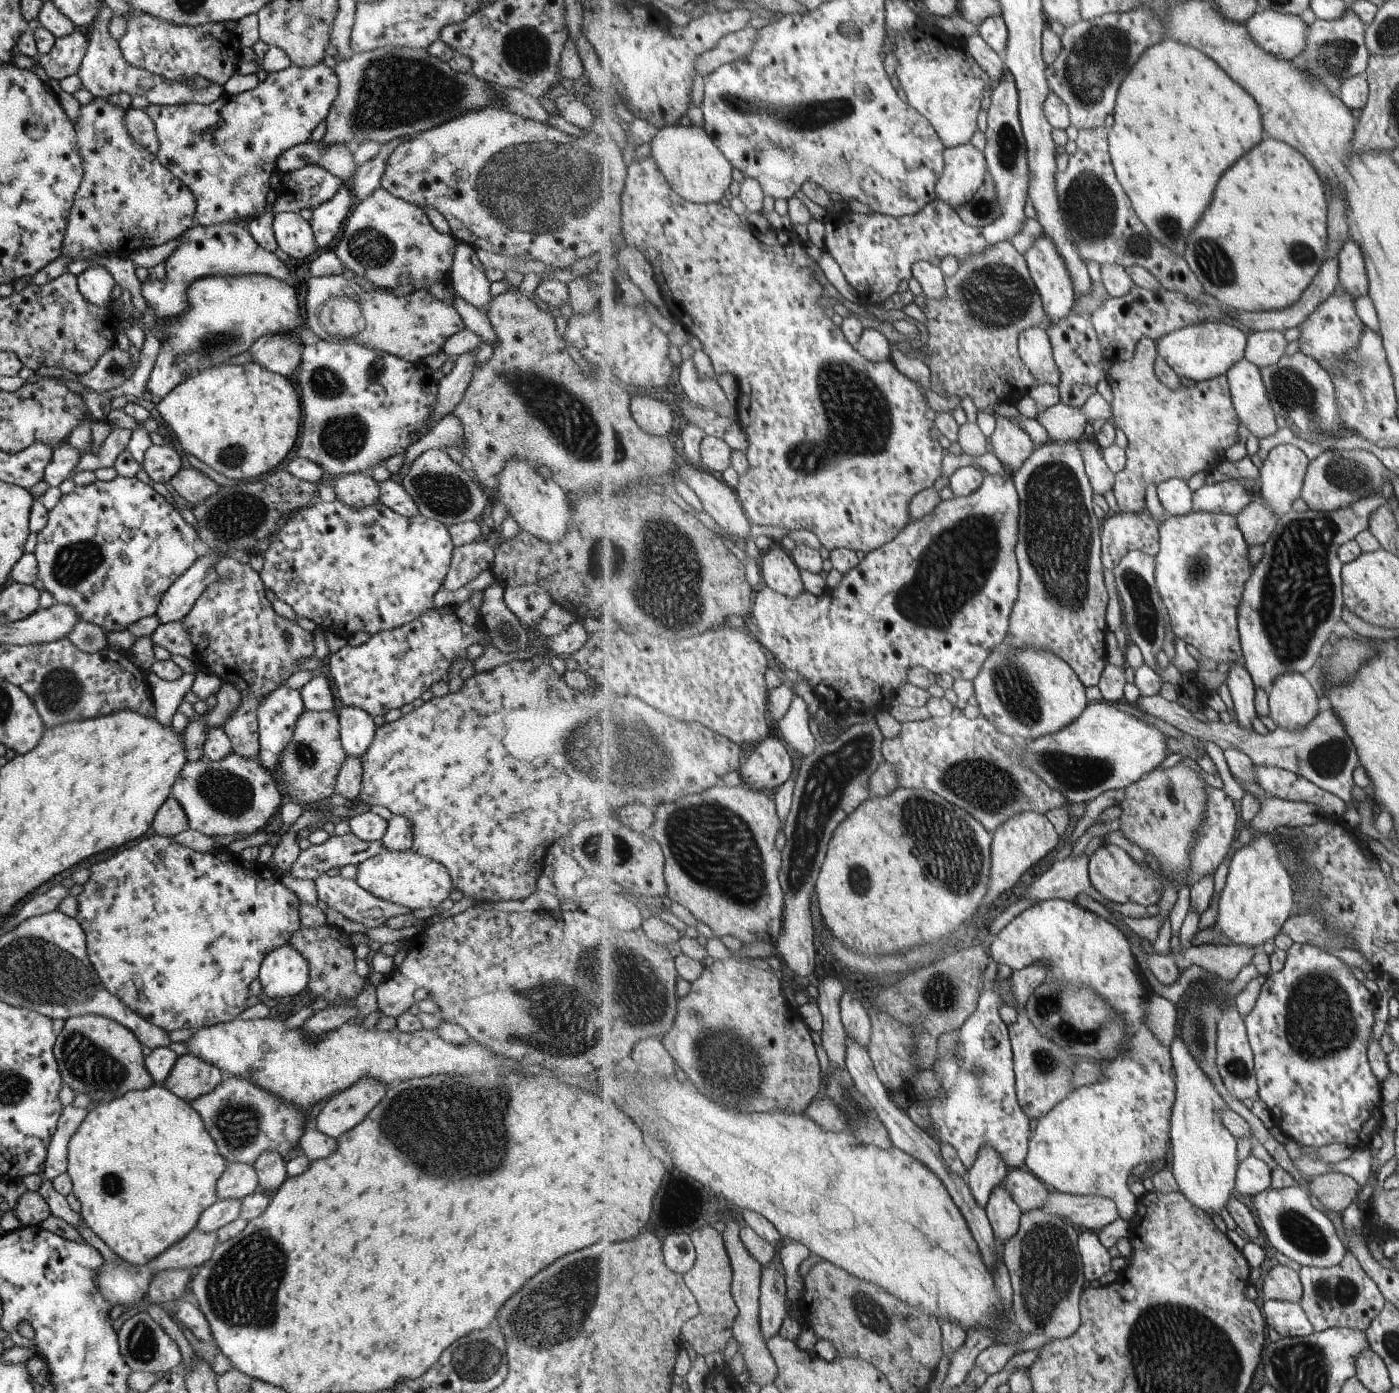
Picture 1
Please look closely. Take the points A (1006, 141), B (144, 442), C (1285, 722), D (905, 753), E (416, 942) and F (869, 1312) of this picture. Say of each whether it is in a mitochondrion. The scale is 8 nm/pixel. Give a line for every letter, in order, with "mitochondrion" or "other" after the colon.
A: mitochondrion
B: other
C: other
D: other
E: other
F: mitochondrion

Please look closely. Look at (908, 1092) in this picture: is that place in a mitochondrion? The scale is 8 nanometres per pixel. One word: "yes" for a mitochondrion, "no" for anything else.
no

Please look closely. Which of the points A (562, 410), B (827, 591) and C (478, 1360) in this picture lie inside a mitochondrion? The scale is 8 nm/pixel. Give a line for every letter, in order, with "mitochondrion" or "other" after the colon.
A: mitochondrion
B: other
C: mitochondrion

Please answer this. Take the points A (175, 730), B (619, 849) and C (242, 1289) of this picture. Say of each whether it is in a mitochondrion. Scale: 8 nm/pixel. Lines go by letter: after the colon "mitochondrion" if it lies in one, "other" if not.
A: other
B: mitochondrion
C: mitochondrion

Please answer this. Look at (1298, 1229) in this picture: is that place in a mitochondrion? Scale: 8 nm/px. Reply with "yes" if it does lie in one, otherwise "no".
yes

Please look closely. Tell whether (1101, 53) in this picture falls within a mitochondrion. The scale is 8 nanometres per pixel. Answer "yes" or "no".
yes

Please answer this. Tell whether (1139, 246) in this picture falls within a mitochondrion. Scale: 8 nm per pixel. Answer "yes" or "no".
yes

